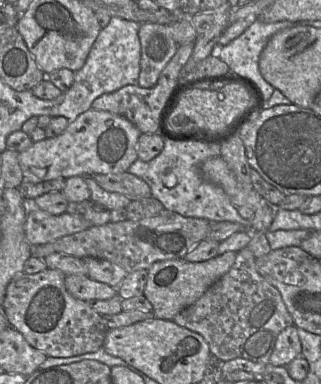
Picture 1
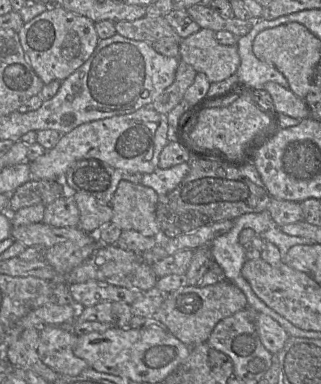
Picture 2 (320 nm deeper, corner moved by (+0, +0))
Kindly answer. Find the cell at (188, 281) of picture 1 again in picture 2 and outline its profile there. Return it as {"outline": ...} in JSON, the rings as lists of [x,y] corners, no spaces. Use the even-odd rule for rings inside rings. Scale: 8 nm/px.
{"outline":[[[221,279],[213,285],[204,287],[187,285],[169,292],[153,318],[189,347],[207,343],[214,327],[222,319],[246,308],[248,302],[244,293],[233,283]]]}

